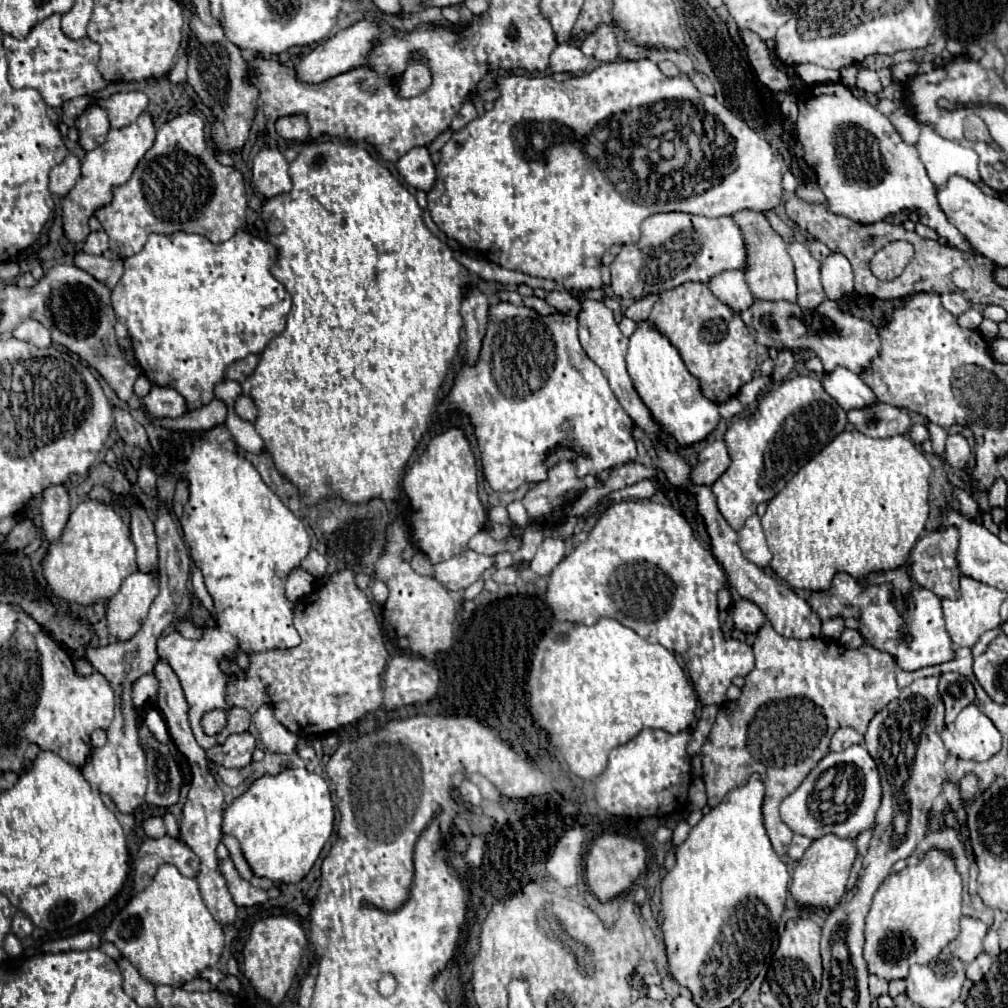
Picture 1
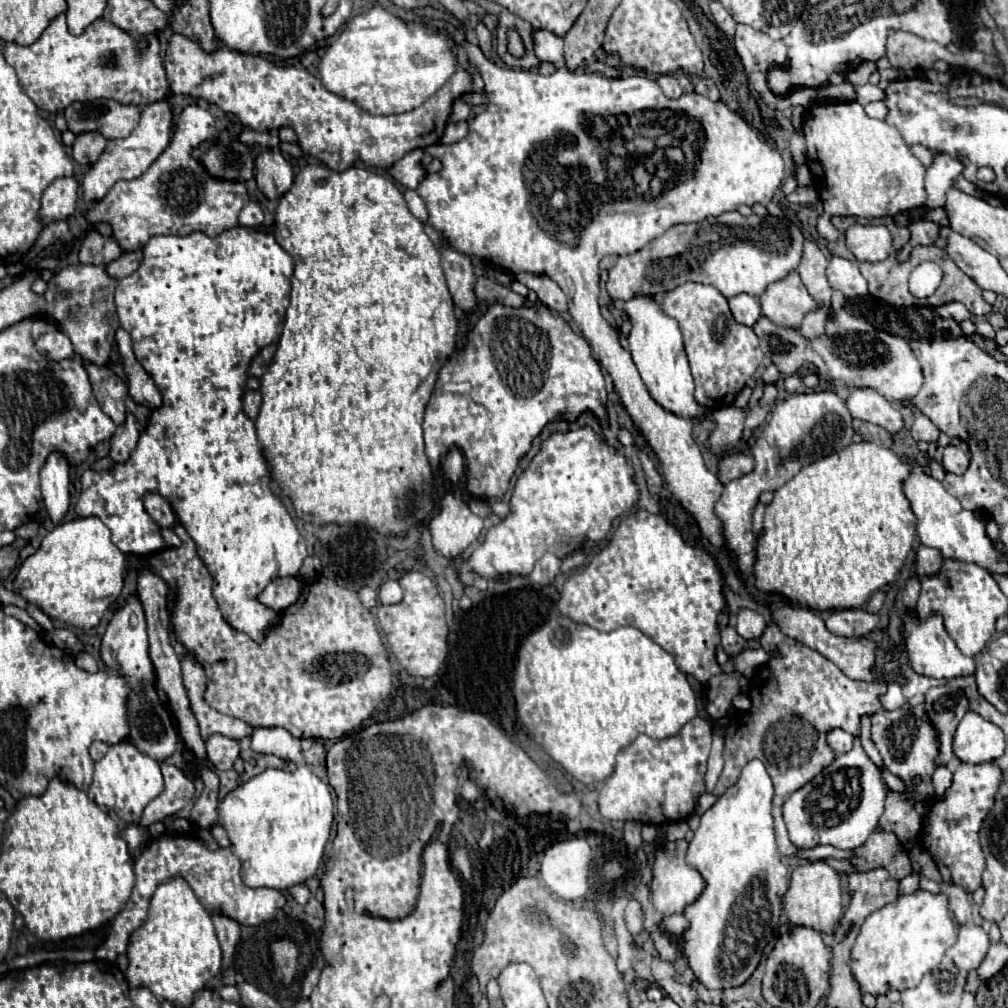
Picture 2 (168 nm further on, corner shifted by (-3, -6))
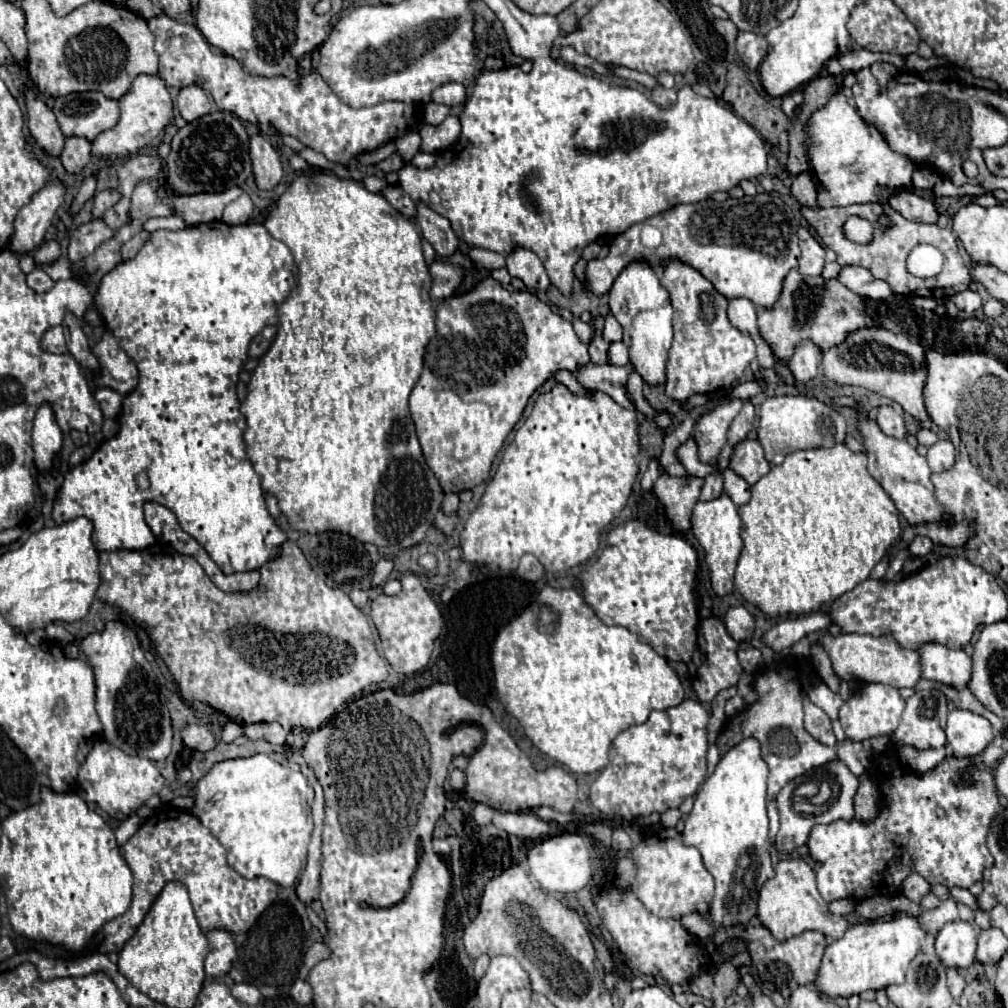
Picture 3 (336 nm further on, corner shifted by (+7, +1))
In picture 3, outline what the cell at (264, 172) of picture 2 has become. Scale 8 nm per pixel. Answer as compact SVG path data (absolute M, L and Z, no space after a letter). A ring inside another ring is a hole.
M255 135L255 137L251 137L249 155L253 161L253 173L255 173L257 187L259 189L273 189L283 177L279 153L271 147L271 143L265 137Z

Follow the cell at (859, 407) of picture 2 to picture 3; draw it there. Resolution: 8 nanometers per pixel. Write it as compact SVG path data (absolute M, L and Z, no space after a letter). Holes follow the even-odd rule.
M883 405L879 409L879 427L885 435L895 437L895 439L905 439L905 435L907 435L903 417L889 405Z

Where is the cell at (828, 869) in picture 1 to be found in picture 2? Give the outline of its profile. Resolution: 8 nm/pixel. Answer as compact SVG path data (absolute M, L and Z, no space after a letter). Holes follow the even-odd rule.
M825 860L807 862L793 870L791 884L785 894L783 910L793 924L811 926L819 932L833 932L843 916L843 892L841 892L841 876L835 868L831 868Z

